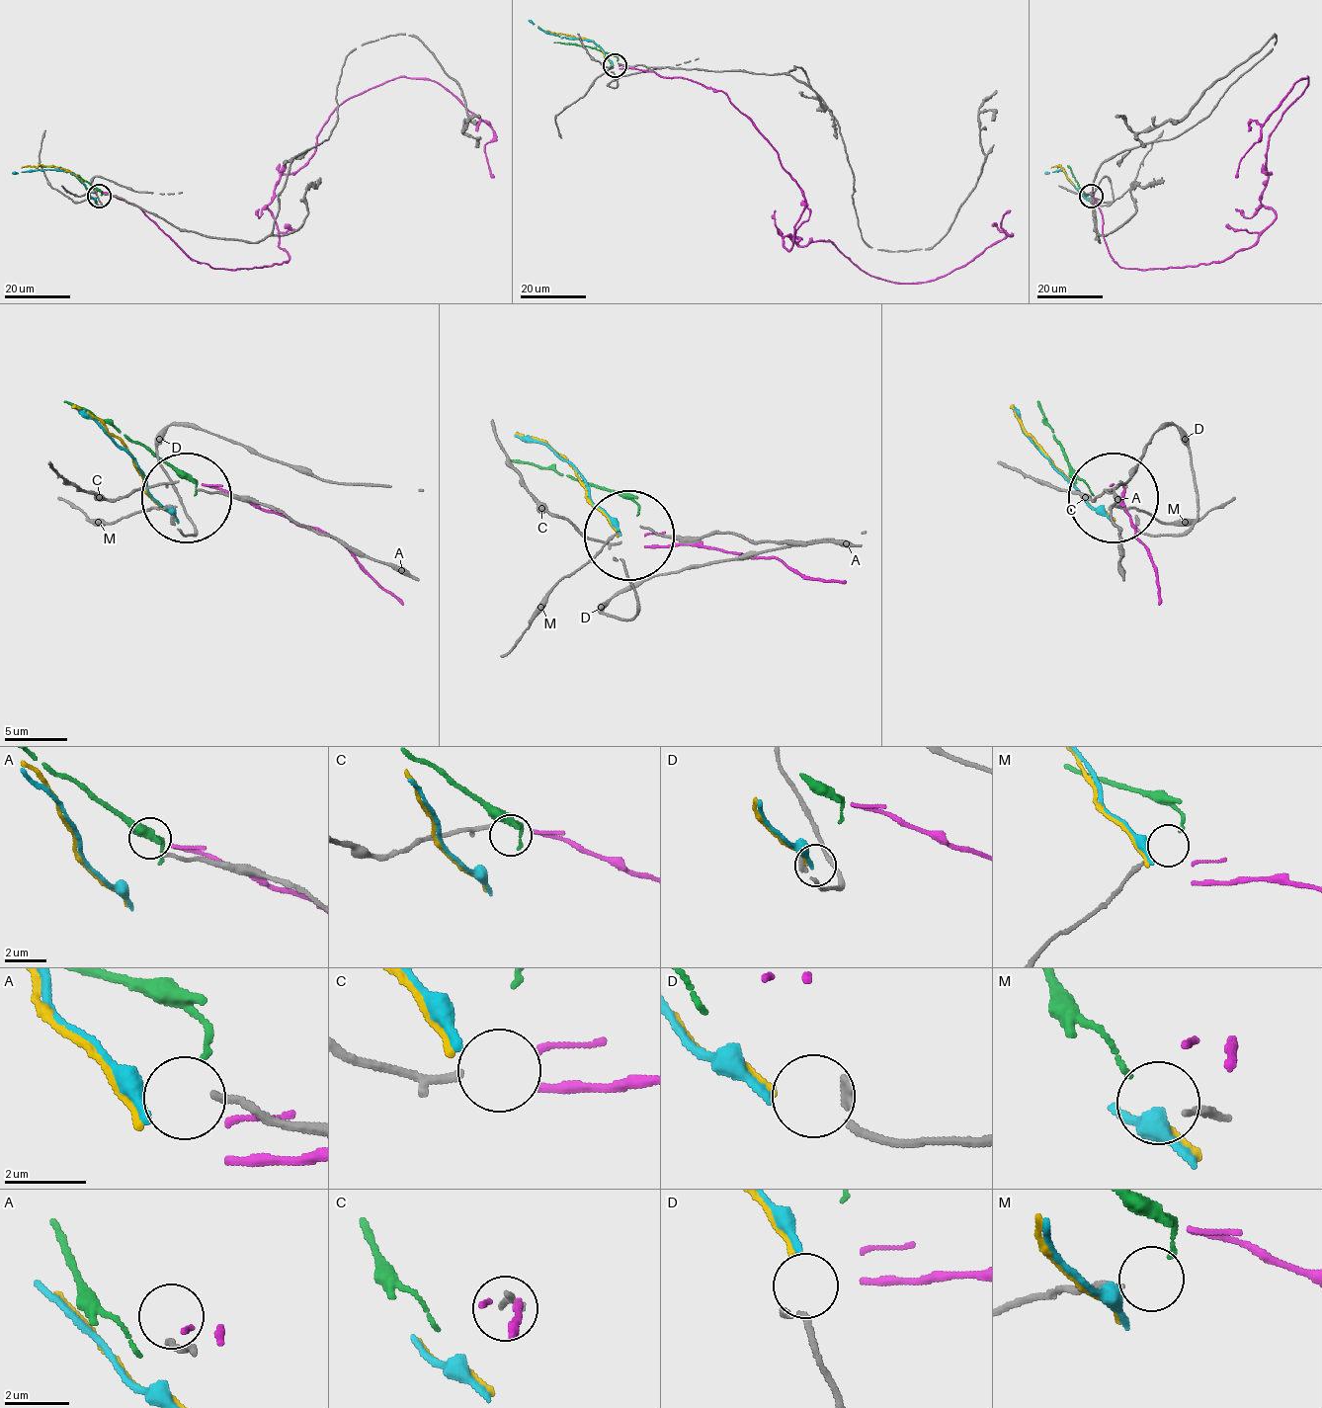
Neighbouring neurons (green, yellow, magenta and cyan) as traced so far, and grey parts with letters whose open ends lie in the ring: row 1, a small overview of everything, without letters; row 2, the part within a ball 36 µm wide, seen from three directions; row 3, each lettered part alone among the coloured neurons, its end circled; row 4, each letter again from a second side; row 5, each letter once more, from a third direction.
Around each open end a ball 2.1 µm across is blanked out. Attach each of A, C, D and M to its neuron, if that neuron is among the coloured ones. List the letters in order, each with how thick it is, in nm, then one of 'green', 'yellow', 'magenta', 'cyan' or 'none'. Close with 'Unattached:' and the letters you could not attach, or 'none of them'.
A: 160 nm | none
C: 130 nm | magenta
D: 240 nm | cyan
M: 170 nm | green
Unattached: A

